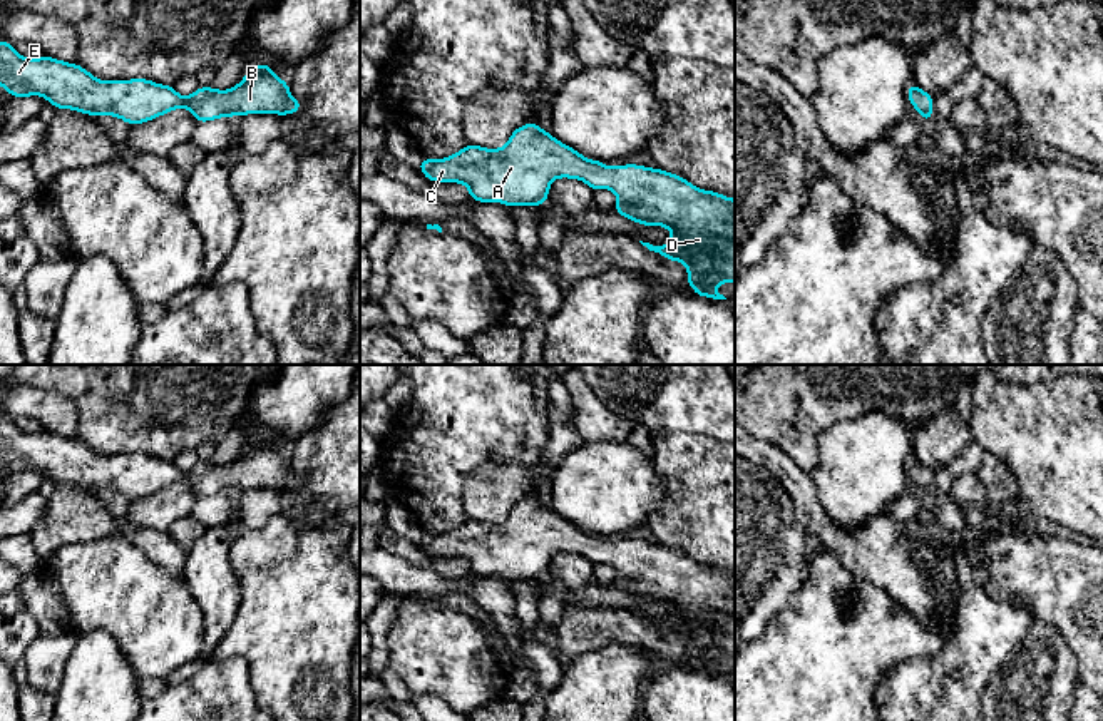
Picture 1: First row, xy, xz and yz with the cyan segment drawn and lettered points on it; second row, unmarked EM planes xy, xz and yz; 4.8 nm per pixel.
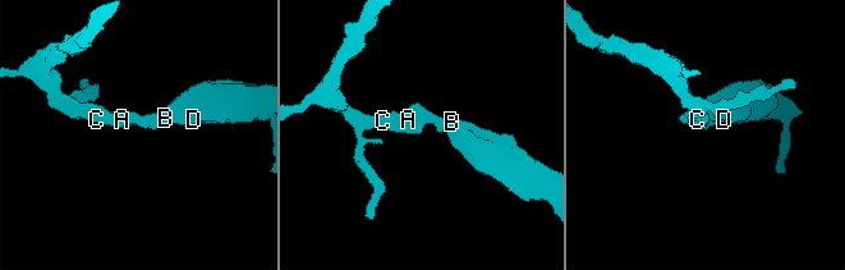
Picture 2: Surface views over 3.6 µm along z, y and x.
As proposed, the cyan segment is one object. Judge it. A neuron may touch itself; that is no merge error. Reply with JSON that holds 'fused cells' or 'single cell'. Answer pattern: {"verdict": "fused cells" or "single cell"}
{"verdict": "single cell"}

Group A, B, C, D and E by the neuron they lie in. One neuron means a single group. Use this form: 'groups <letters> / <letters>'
groups A B C D E

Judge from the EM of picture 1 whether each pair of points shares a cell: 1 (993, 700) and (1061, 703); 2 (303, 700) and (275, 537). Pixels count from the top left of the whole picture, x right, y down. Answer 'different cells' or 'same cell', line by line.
1: same cell
2: same cell

